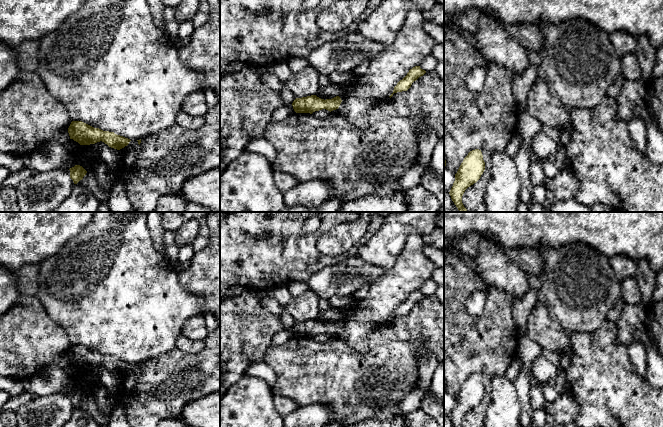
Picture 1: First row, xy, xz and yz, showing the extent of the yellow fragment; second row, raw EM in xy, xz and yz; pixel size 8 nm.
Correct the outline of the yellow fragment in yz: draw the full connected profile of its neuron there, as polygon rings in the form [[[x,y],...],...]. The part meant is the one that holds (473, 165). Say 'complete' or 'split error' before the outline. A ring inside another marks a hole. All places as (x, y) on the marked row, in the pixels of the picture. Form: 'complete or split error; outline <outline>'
complete; outline [[[481,150],[470,151],[455,174],[455,181],[449,192],[452,201],[460,212],[468,212],[462,203],[462,196],[468,187],[480,179],[484,170],[485,162]]]

